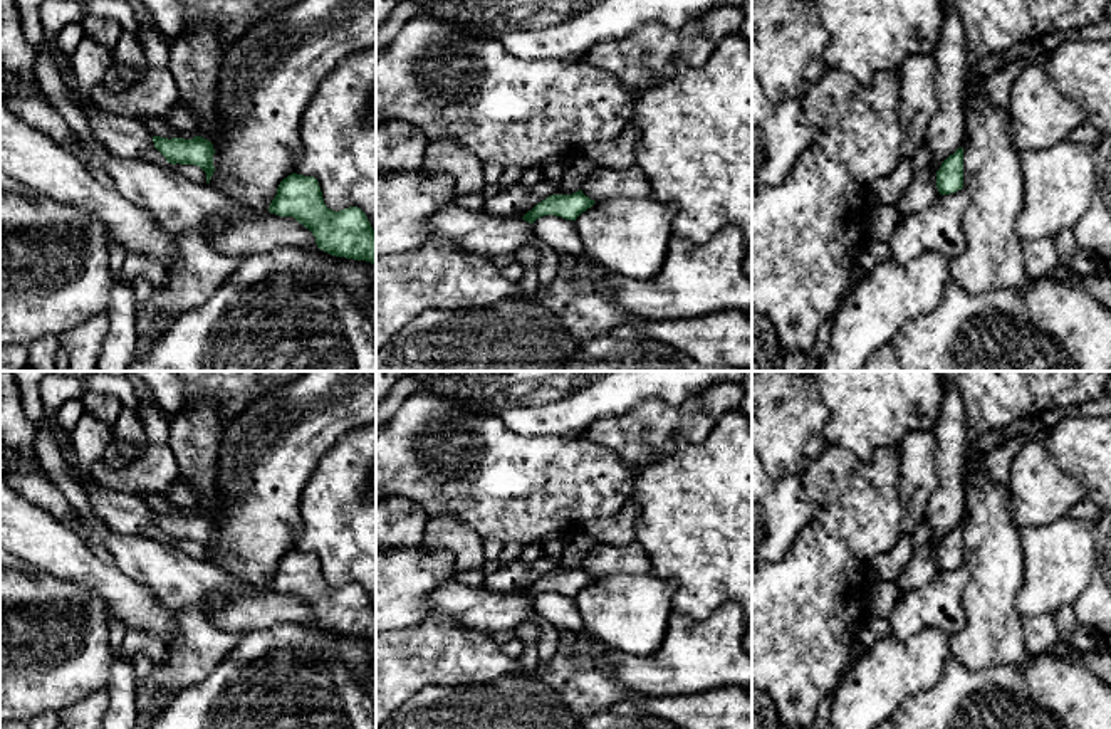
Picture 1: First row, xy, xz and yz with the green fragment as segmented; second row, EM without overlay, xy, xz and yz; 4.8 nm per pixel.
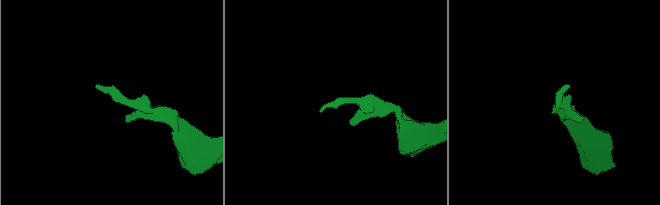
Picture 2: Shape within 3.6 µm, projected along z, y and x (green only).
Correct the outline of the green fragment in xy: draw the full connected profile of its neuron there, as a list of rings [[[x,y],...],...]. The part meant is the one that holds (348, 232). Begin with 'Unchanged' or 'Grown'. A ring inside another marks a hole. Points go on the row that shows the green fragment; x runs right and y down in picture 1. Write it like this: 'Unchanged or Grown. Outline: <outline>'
Unchanged. Outline: [[[292,173],[284,178],[269,207],[279,217],[294,217],[312,232],[317,249],[376,264],[376,232],[357,207],[334,212],[326,207],[317,178]]]

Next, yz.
Unchanged. Outline: [[[963,148],[950,155],[936,171],[940,195],[950,195],[963,188]]]

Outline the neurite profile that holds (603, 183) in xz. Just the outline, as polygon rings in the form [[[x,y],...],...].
[[[636,165],[628,170],[597,168],[581,185],[594,202],[653,197],[646,173]]]

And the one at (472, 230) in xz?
[[[455,202],[428,220],[428,230],[428,242],[450,242],[460,250],[485,257],[514,254],[534,237],[532,223],[522,217],[467,210]]]

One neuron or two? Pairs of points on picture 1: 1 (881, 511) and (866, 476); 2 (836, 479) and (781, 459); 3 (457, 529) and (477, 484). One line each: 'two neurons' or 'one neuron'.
1: one neuron
2: two neurons
3: two neurons

